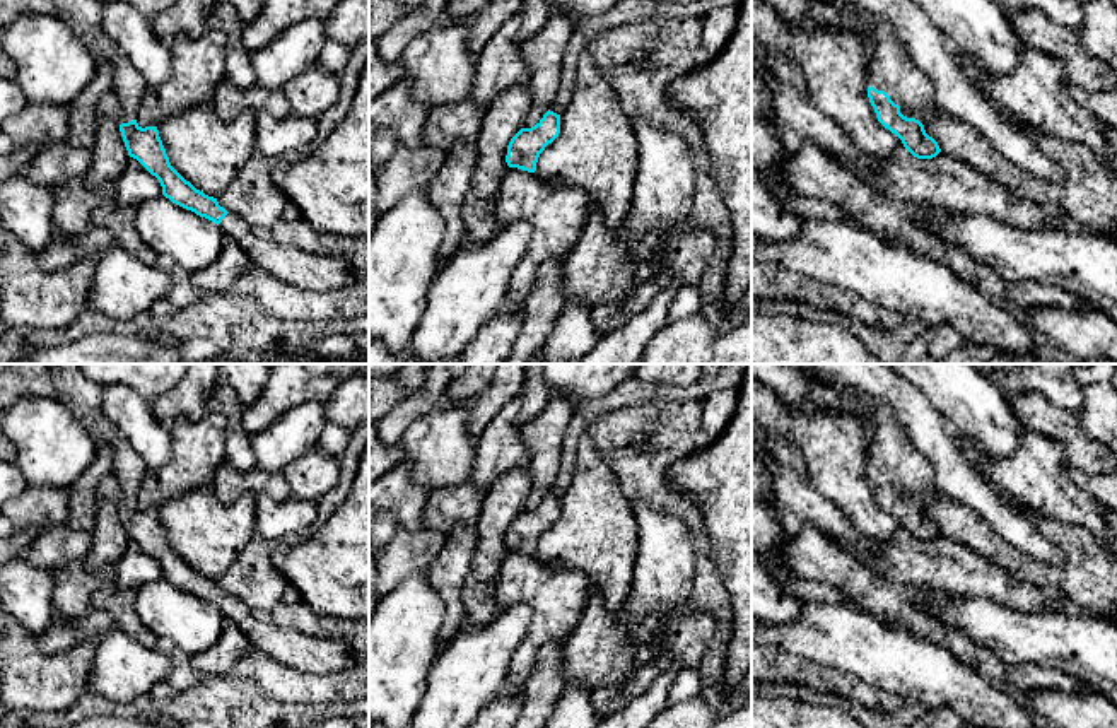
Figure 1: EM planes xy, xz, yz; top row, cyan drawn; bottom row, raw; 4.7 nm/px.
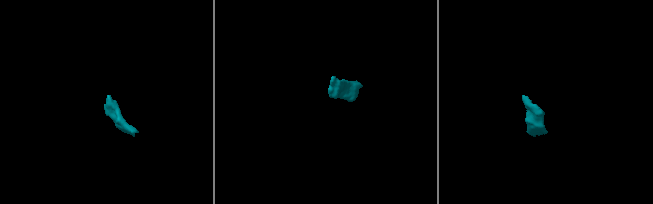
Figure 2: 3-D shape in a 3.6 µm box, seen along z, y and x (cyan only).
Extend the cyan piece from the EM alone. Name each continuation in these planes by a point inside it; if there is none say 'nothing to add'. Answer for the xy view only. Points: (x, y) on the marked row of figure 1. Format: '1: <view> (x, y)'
1: xy (84, 16)
2: xy (308, 270)

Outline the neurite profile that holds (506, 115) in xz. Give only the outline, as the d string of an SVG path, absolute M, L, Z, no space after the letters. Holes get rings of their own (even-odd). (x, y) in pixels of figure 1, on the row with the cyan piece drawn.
M528 84L509 87L485 109L475 142L477 164L461 208L465 243L470 246L492 239L499 231L497 203L500 183L509 171L507 145L523 128L529 109Z

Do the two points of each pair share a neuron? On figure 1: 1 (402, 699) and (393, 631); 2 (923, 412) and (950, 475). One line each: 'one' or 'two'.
1: one
2: one

